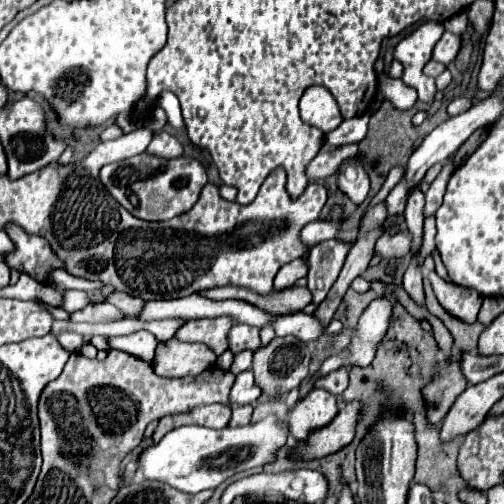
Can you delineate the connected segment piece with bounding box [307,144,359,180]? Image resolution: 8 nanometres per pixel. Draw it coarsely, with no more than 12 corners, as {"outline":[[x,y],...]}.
{"outline":[[359,144],[321,146],[307,164],[307,178],[321,180],[337,172]]}

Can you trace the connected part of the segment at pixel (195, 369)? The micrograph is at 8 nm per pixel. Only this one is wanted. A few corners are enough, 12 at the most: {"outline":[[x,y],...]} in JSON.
{"outline":[[161,342],[153,368],[163,378],[197,376],[215,364],[205,344]]}

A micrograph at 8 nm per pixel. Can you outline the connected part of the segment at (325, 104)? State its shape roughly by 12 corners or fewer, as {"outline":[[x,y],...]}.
{"outline":[[323,86],[305,90],[303,122],[335,130],[343,122],[337,102]]}

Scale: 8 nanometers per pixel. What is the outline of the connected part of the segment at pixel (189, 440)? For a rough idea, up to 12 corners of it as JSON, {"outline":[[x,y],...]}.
{"outline":[[287,422],[181,426],[139,472],[187,494],[271,462]]}

